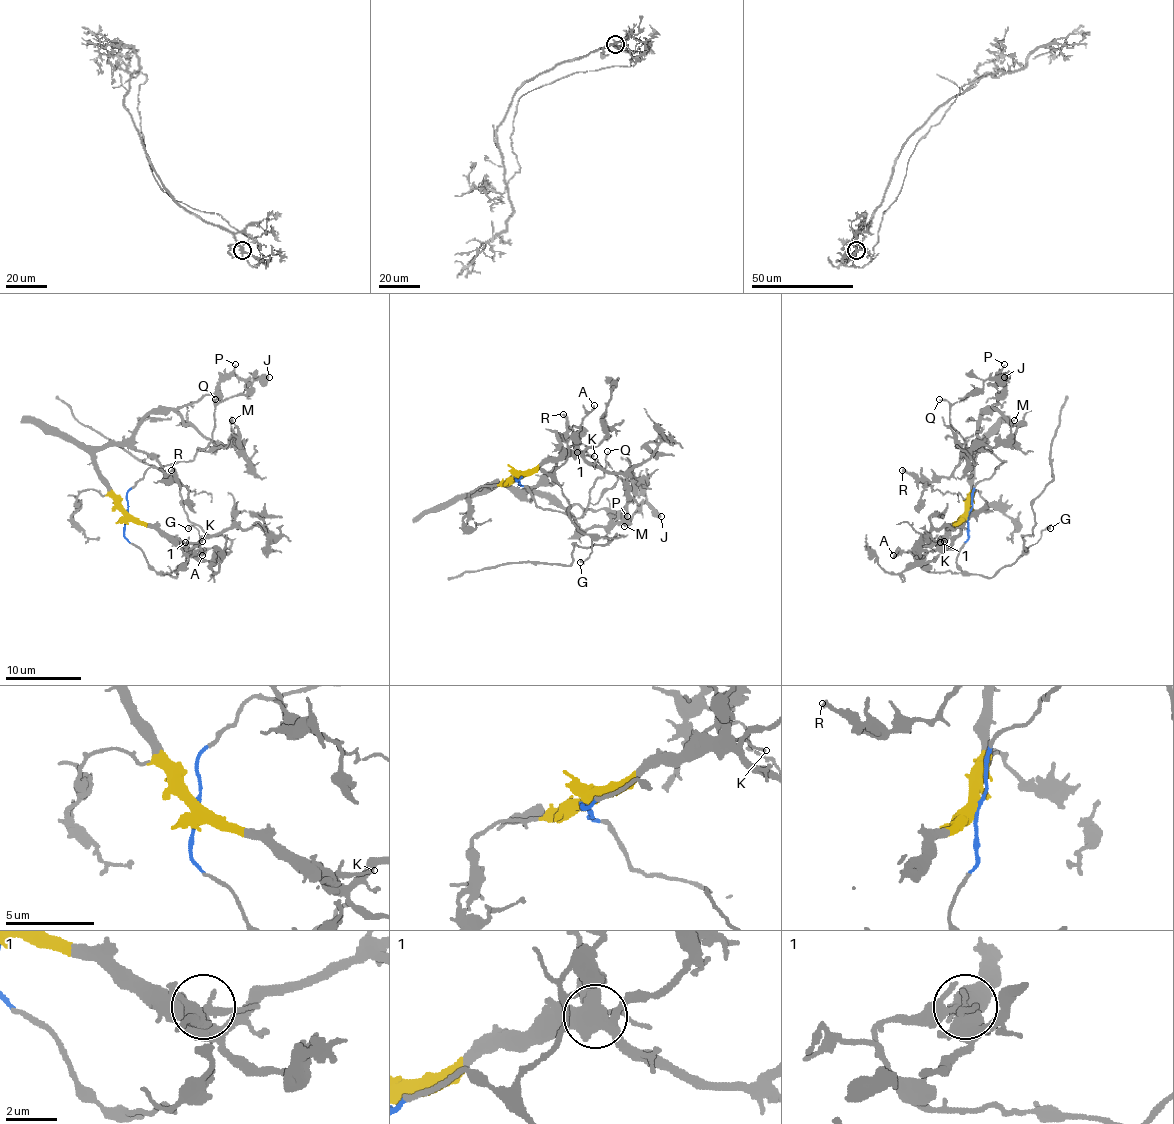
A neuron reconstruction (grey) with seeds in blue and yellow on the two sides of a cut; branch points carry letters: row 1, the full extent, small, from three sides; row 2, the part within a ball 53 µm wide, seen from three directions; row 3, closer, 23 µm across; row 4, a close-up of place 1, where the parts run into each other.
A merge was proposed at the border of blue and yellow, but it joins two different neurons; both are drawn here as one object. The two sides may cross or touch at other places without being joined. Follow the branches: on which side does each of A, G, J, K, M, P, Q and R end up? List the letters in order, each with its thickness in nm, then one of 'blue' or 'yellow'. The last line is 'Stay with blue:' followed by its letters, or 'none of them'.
A: 190 nm | blue
G: 180 nm | blue
J: 600 nm | blue
K: 130 nm | yellow
M: 180 nm | yellow
P: 160 nm | yellow
Q: 150 nm | blue
R: 240 nm | yellow
Stay with blue: A, G, J, Q

